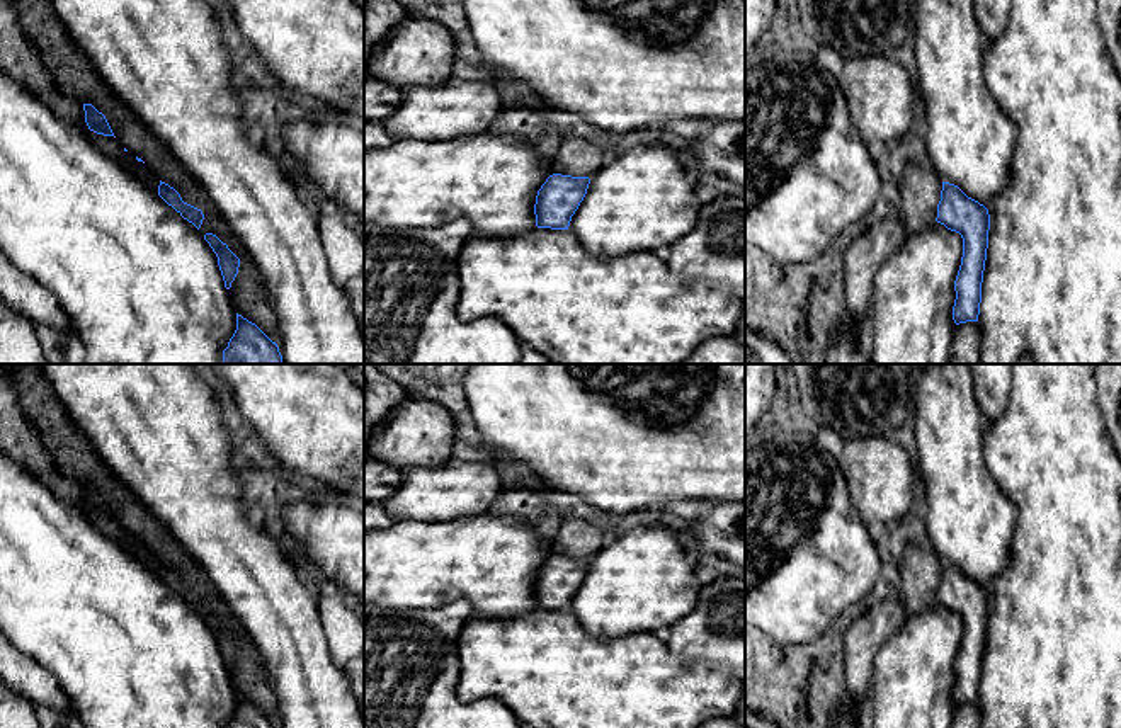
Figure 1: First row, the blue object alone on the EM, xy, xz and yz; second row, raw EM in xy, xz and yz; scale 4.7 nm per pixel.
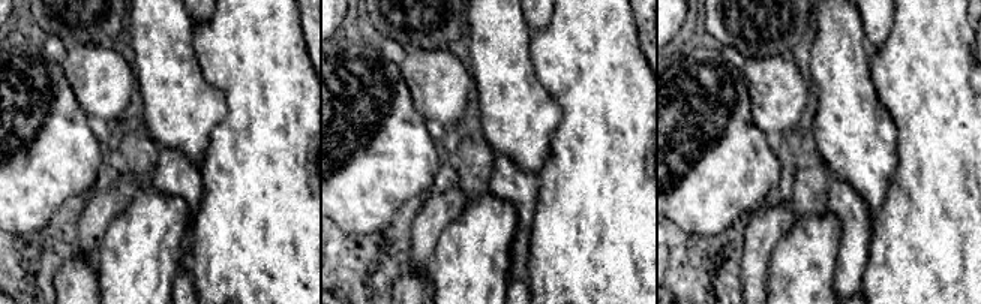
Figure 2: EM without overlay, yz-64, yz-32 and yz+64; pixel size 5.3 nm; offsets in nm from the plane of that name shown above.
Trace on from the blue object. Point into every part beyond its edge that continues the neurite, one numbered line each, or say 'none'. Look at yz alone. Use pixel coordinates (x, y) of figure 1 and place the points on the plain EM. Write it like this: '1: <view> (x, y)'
none

